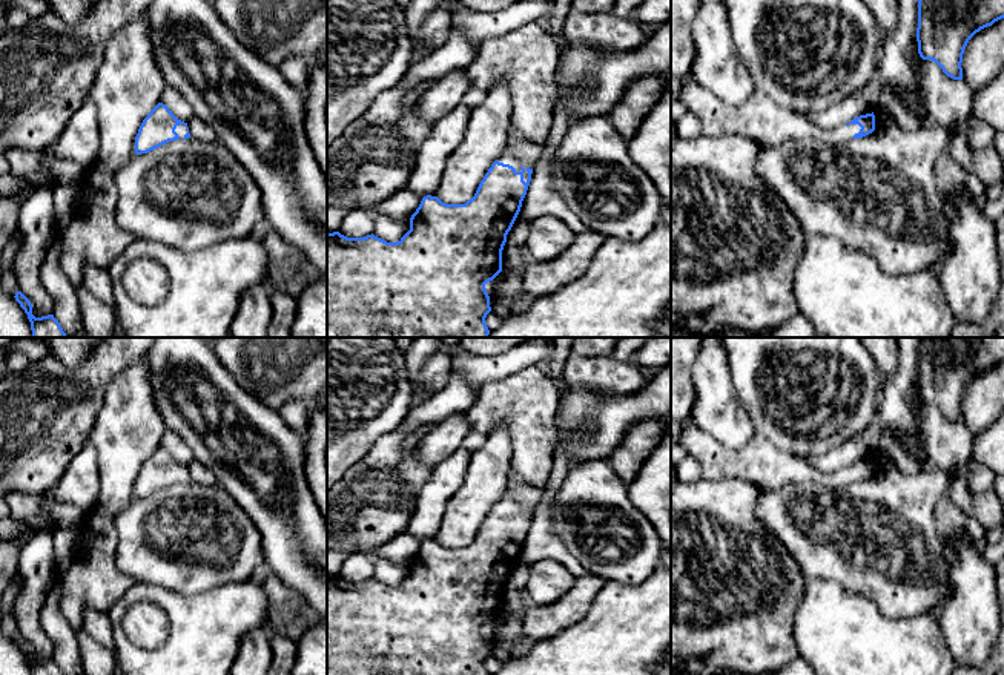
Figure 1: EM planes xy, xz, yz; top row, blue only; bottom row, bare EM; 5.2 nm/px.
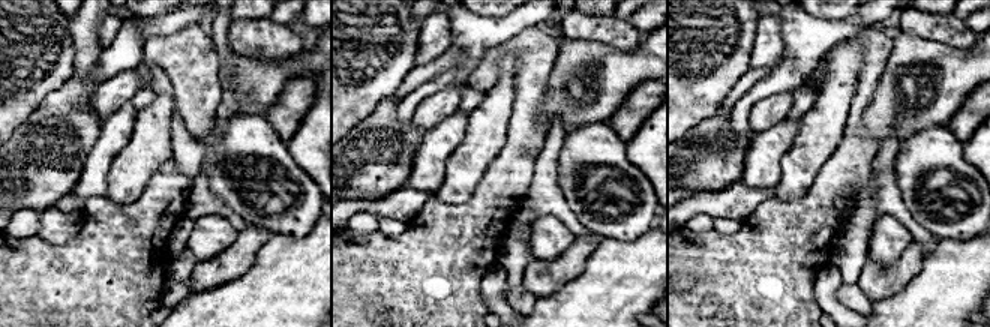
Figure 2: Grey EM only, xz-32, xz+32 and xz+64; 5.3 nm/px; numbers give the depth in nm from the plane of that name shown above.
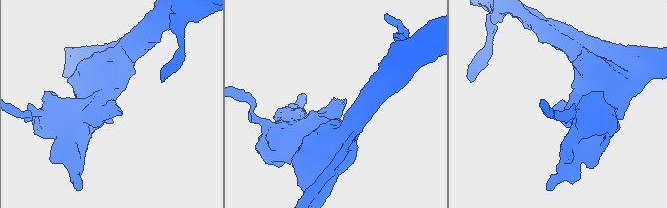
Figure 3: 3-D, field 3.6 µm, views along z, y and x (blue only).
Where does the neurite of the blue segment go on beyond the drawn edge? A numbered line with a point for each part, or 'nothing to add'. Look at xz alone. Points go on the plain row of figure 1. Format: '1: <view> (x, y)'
1: xz (507, 502)

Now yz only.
1: yz (760, 462)

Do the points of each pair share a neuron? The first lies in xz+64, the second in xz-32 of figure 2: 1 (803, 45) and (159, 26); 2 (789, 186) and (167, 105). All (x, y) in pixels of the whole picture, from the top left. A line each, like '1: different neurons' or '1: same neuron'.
1: same neuron
2: same neuron

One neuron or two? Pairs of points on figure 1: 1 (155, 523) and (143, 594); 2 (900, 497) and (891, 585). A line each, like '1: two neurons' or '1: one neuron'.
1: two neurons
2: one neuron

